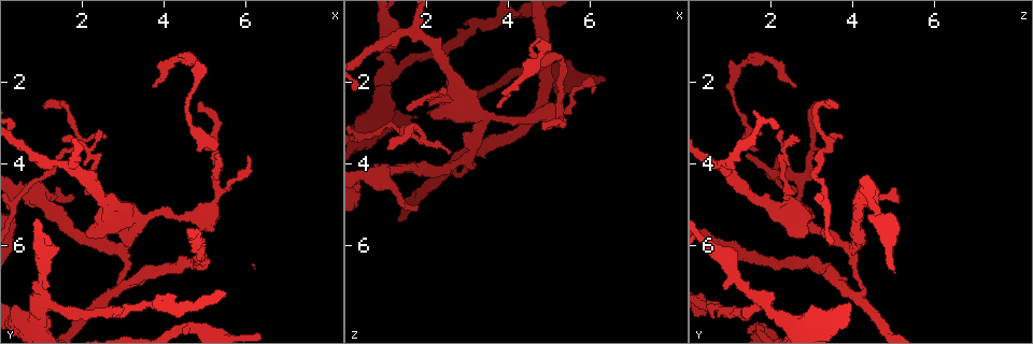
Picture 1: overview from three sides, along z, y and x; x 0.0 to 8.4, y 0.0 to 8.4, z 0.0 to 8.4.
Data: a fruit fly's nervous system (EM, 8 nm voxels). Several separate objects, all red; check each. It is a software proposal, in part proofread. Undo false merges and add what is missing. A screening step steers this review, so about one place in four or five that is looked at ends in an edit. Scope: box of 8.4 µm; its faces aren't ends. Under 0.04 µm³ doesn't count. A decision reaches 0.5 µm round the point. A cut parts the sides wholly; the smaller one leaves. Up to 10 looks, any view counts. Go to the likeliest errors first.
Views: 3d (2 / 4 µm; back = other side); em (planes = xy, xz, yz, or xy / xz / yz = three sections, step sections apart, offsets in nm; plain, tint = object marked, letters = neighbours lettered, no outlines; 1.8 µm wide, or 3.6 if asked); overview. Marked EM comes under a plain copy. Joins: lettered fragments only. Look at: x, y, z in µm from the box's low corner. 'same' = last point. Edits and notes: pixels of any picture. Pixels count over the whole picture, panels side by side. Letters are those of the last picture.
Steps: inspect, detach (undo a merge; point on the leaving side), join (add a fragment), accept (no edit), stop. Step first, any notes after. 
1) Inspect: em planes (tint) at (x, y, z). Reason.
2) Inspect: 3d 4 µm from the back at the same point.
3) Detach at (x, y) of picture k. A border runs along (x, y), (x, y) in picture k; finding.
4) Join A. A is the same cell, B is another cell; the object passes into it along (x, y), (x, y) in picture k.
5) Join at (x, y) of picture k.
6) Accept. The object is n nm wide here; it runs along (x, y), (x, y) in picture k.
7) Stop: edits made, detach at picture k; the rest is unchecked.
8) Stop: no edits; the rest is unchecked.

Inspect: em planes (letters) at (0.90, 4.75, 4.30). Narrows sharply.

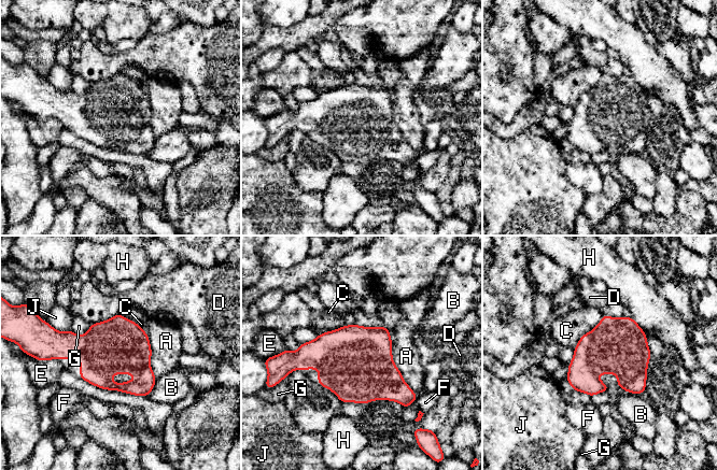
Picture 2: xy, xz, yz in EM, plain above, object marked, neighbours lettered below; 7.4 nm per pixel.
Accept. A, B, C, D, E, F, G, H and J are other cells; a border runs along (603, 314), (573, 347) in picture 2; all the same neuron.

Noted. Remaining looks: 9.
Inspect: 3d 4 µm at (3.75, 2.10, 2.60). An open end.

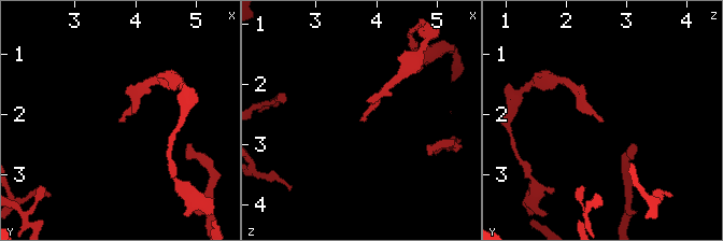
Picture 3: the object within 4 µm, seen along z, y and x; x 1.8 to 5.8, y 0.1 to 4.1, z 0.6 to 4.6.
Inspect: em planes (letters) at (3.75, 2.15, 2.60).

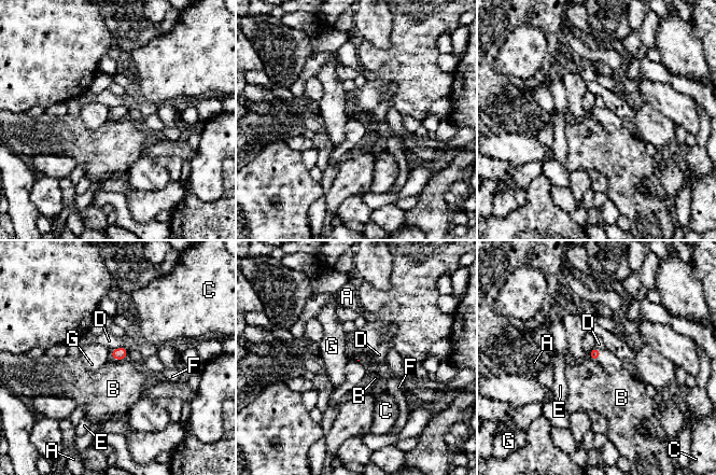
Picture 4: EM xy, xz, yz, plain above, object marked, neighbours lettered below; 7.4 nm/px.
Accept. A, B, C, D, E, F and G are other cells; a border runs along (589, 355), (595, 361) in picture 4; no lettered fragment goes on from it.

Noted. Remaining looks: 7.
Inspect: 3d 4 µm from the back at (1.00, 8.00, 2.60). Calibre changes.

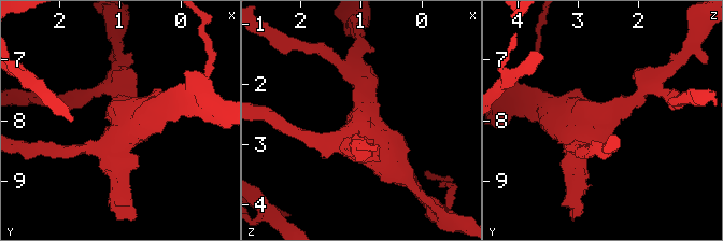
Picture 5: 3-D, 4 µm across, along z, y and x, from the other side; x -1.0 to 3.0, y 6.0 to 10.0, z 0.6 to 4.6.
Inspect: em 3.6 µm planes (letters) at (1.00, 7.90, 2.55). 3 arms meet here; the arms are 240, 280, 480 nm wide.

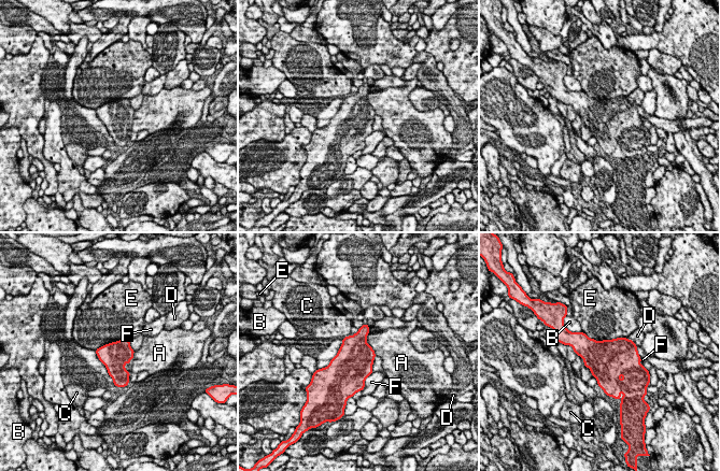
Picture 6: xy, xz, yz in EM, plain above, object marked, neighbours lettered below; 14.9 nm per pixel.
Accept. The longest contact is with E, 700 nm; A, B, C, D, E and F are other cells; continuous, no second neuron.

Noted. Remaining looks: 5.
Inspect: em planes (letters) at (4.80, 1.55, 1.30). Narrows sharply.

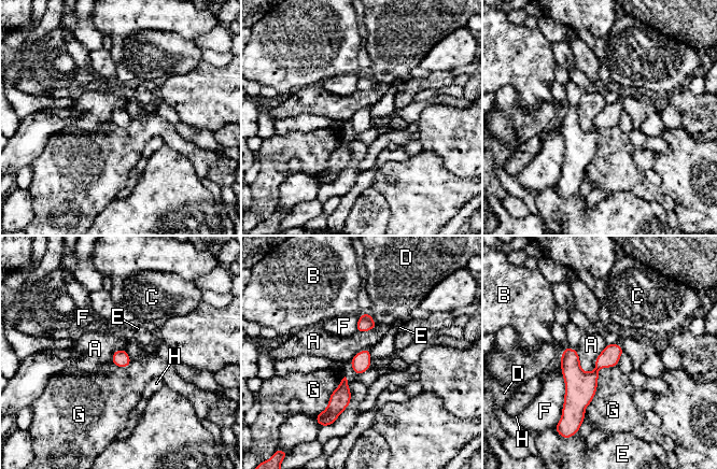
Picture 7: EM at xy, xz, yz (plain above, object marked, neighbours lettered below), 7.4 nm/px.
Accept. The object is 130 nm wide here; A, B, C, D, E, F, G and H are other cells; a border runs along (606, 344), (595, 367), (584, 371) in picture 7; all the same neuron.

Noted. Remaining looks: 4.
Stop: no edits; the rest is unchecked.

